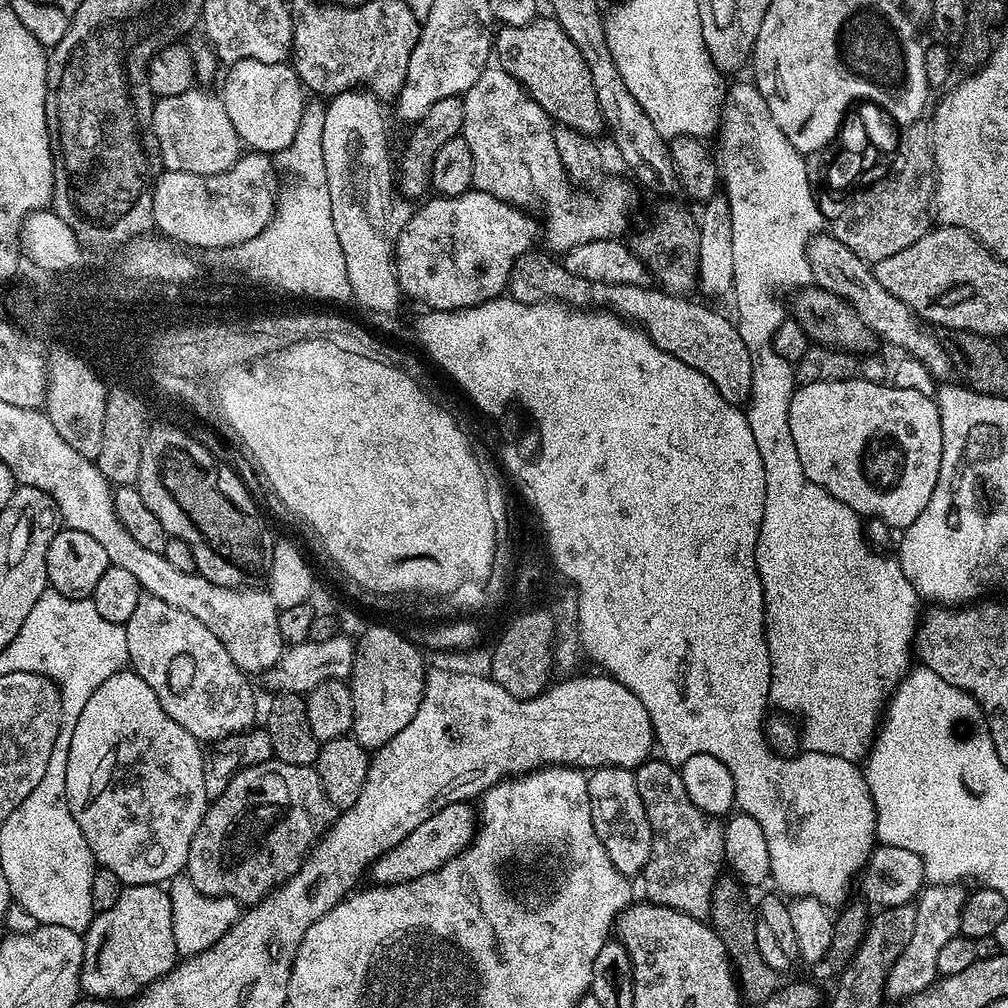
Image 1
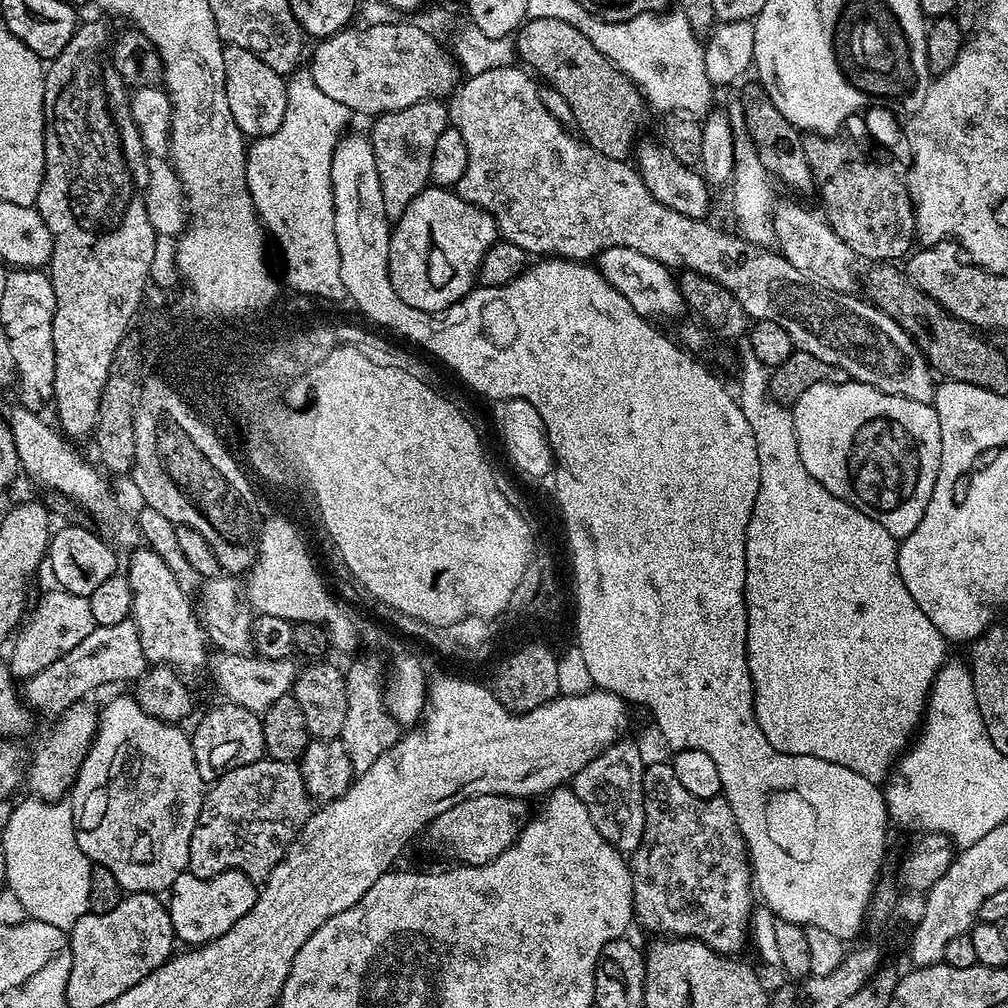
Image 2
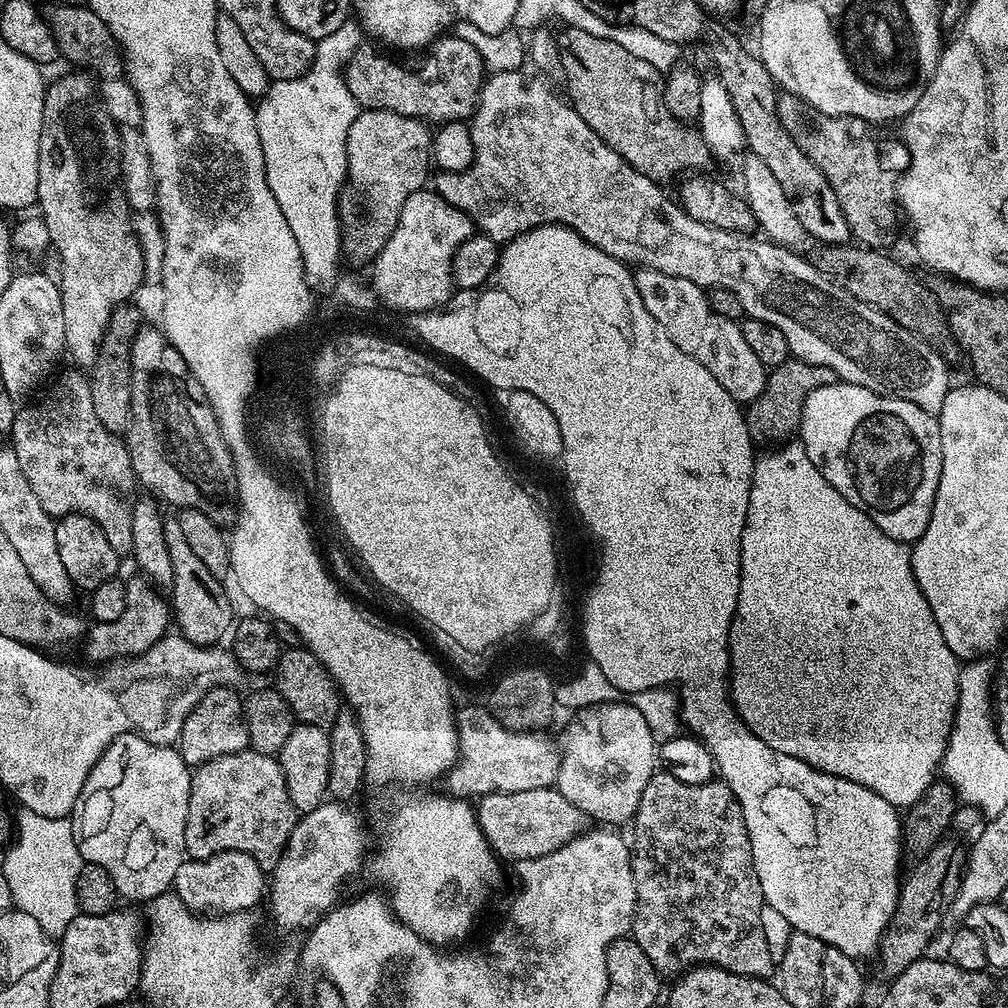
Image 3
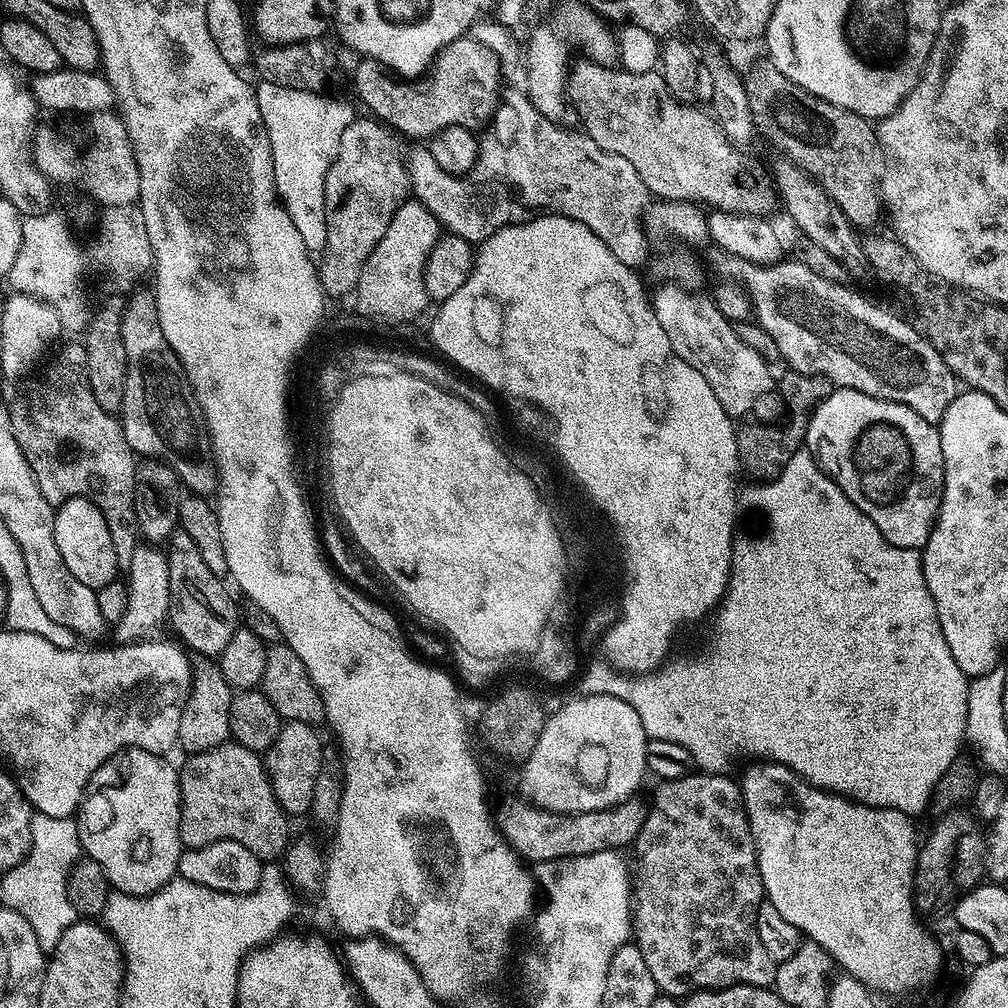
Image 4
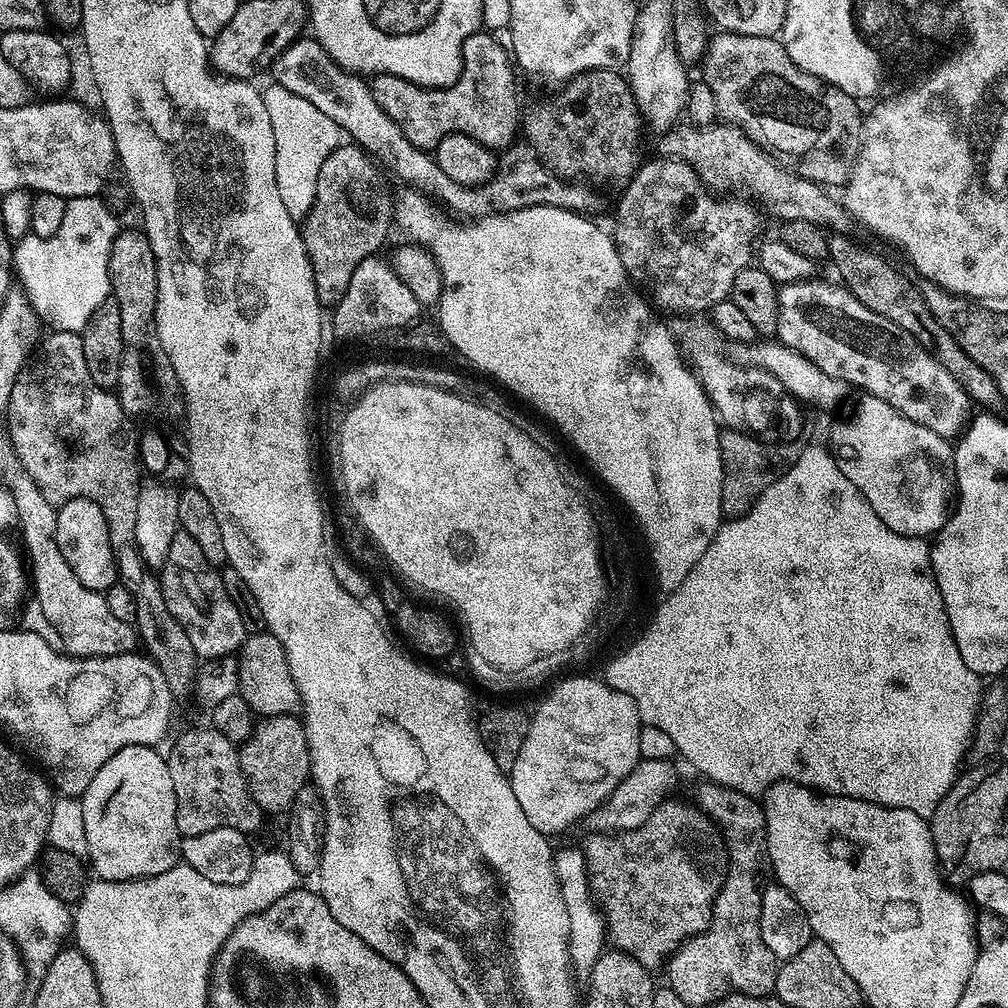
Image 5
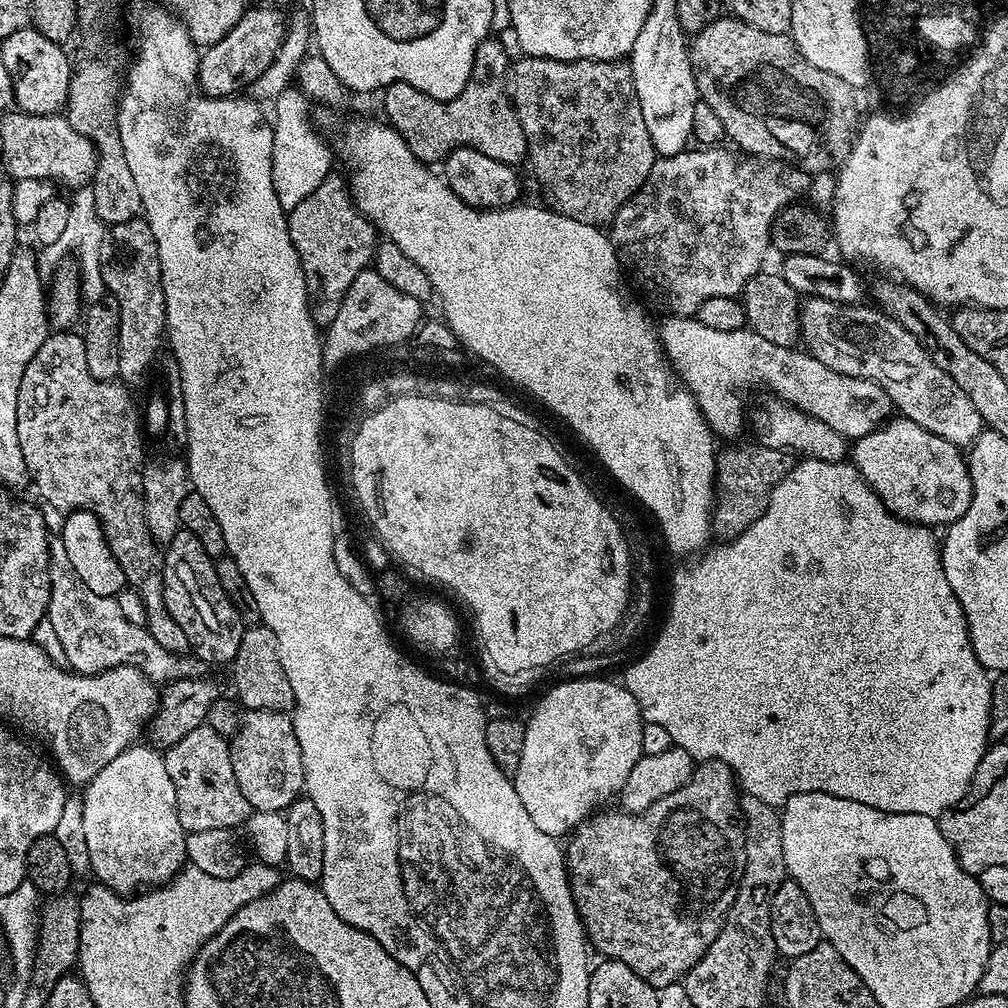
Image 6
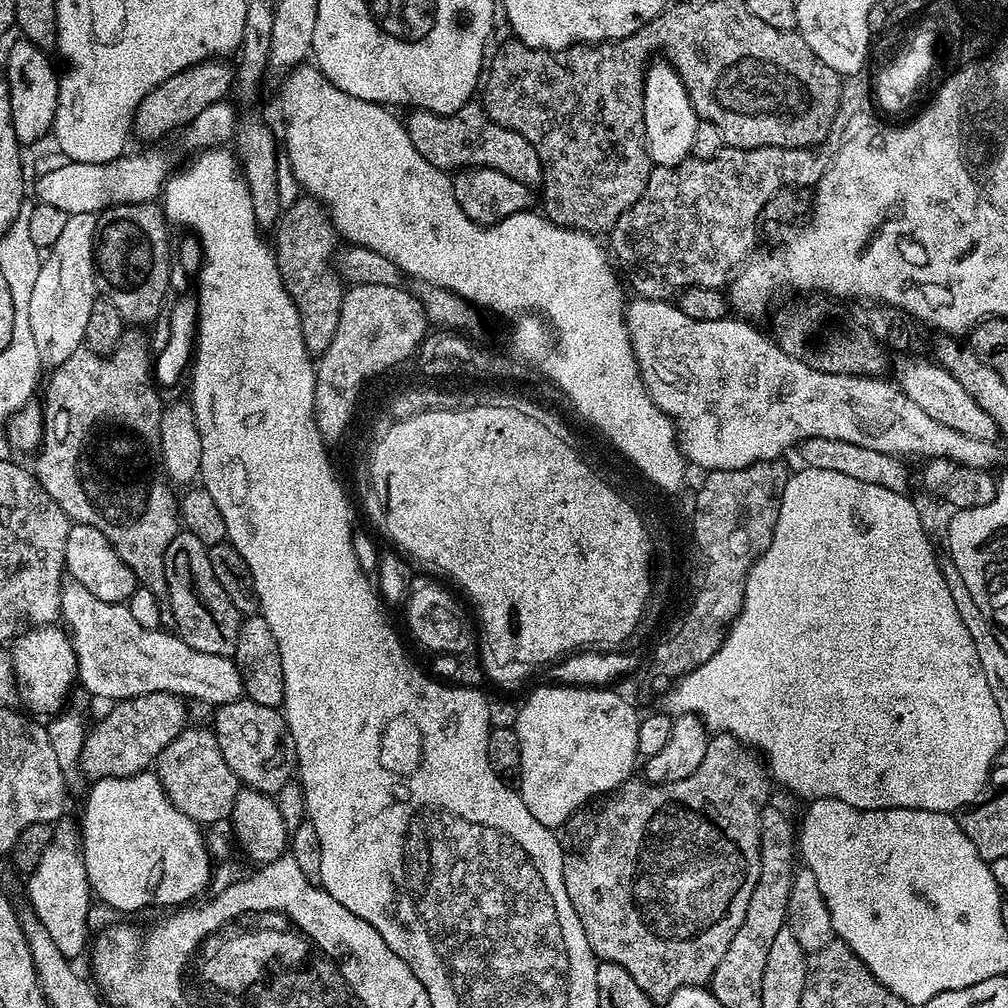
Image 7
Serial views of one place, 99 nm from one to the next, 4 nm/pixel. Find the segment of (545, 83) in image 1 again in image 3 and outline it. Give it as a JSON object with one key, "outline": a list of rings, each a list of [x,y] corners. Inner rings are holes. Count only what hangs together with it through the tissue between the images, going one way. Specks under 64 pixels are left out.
{"outline":[[[565,27],[564,33],[556,36],[557,50],[561,56],[562,84],[568,87],[567,99],[572,109],[579,114],[582,122],[602,138],[610,150],[614,150],[638,174],[657,182],[675,181],[685,174],[696,174],[704,170],[714,157],[709,152],[706,142],[695,127],[683,120],[676,120],[664,105],[664,85],[662,76],[648,61],[639,60],[634,54],[628,53],[619,42],[605,36],[595,36],[586,30]]]}

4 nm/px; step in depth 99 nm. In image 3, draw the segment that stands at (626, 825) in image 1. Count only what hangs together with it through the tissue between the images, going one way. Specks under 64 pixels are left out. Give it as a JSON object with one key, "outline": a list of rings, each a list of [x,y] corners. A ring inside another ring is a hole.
{"outline":[[[609,702],[581,708],[565,726],[560,740],[558,736],[560,763],[554,787],[562,794],[562,798],[566,798],[566,802],[574,802],[574,806],[578,806],[578,810],[582,810],[589,821],[600,826],[627,825],[636,815],[642,790],[646,790],[646,782],[650,782],[653,772],[658,768],[658,744],[650,726],[646,726],[646,718],[638,714],[635,703],[624,703]]]}

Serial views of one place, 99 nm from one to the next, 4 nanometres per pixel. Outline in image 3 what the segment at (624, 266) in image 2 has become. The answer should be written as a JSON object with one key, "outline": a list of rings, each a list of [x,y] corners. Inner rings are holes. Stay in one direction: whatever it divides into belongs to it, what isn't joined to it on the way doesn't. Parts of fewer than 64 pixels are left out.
{"outline":[[[637,267],[634,272],[636,292],[642,298],[642,306],[650,310],[650,318],[664,331],[666,338],[682,350],[682,354],[690,354],[694,362],[699,362],[712,377],[726,390],[726,394],[734,392],[734,378],[742,374],[742,370],[756,372],[758,357],[754,350],[742,338],[742,330],[736,320],[727,320],[710,306],[708,292],[700,288],[690,278],[678,278],[674,274],[662,274],[653,268]]]}

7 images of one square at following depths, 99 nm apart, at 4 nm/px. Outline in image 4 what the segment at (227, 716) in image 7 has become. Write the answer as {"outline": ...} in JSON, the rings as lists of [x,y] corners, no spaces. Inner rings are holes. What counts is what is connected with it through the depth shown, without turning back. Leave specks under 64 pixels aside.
{"outline":[[[289,720],[281,727],[276,740],[263,757],[268,780],[274,790],[274,798],[278,798],[282,810],[292,818],[302,815],[303,812],[305,815],[311,809],[314,778],[318,778],[320,769],[325,763],[324,748],[320,745],[320,736],[316,732],[319,731],[313,725]]]}

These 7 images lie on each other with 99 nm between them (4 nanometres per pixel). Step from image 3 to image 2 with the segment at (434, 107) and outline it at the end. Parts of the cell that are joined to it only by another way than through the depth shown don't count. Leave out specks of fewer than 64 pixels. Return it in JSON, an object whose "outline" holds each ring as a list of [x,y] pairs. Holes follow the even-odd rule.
{"outline":[[[389,22],[386,24],[379,24],[378,26],[366,26],[365,28],[359,26],[349,26],[344,29],[343,32],[335,32],[332,36],[323,37],[319,41],[320,44],[312,52],[312,65],[310,65],[310,71],[314,82],[318,82],[318,88],[325,91],[330,98],[334,98],[334,102],[342,102],[342,106],[346,106],[349,113],[356,114],[361,112],[362,115],[368,116],[367,118],[375,118],[383,116],[386,112],[393,112],[394,110],[406,110],[406,106],[414,106],[418,102],[423,100],[435,100],[437,98],[448,98],[448,95],[457,91],[458,85],[462,80],[462,69],[455,59],[451,55],[448,56],[444,53],[444,48],[437,37],[431,36],[426,30],[422,30],[414,22],[408,22],[408,24],[395,24],[395,22]]]}

